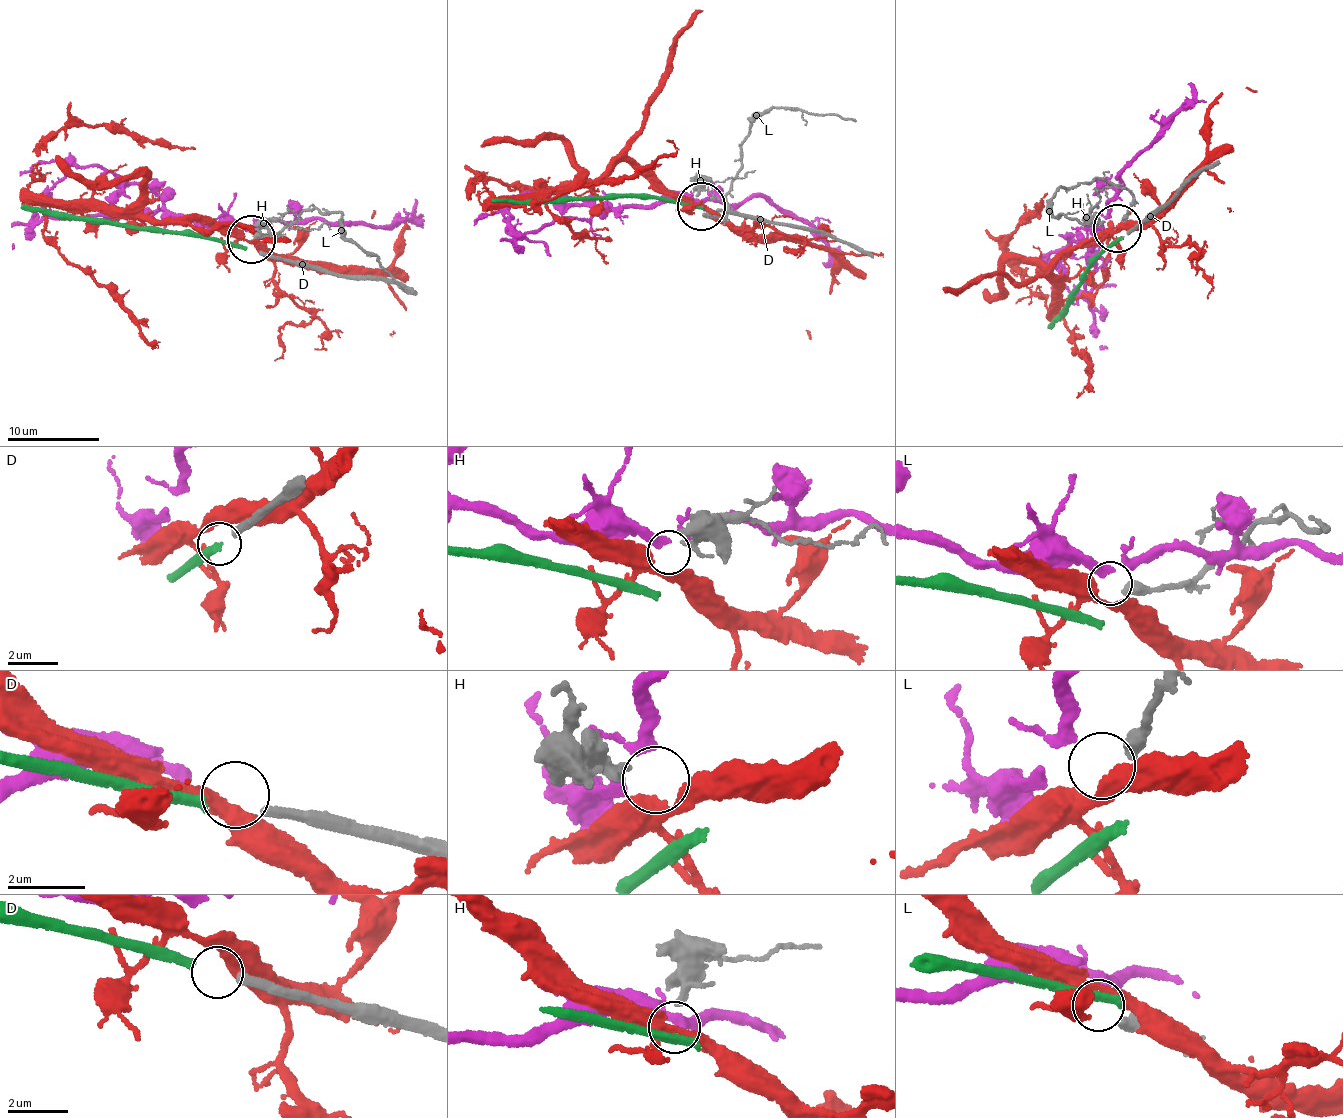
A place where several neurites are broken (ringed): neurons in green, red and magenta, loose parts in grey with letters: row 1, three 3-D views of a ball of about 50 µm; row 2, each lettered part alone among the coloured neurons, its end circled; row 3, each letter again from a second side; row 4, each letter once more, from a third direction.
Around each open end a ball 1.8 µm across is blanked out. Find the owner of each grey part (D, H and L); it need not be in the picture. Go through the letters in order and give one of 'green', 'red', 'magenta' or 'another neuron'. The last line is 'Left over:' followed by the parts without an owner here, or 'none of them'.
D: green
H: red
L: another neuron
Left over: L

